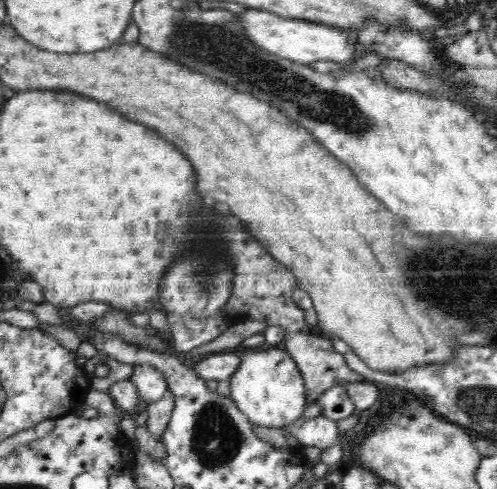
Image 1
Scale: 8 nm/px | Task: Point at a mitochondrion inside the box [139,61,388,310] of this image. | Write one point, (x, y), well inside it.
(198, 276)

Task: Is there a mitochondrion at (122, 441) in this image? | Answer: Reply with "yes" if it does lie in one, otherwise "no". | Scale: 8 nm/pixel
no

